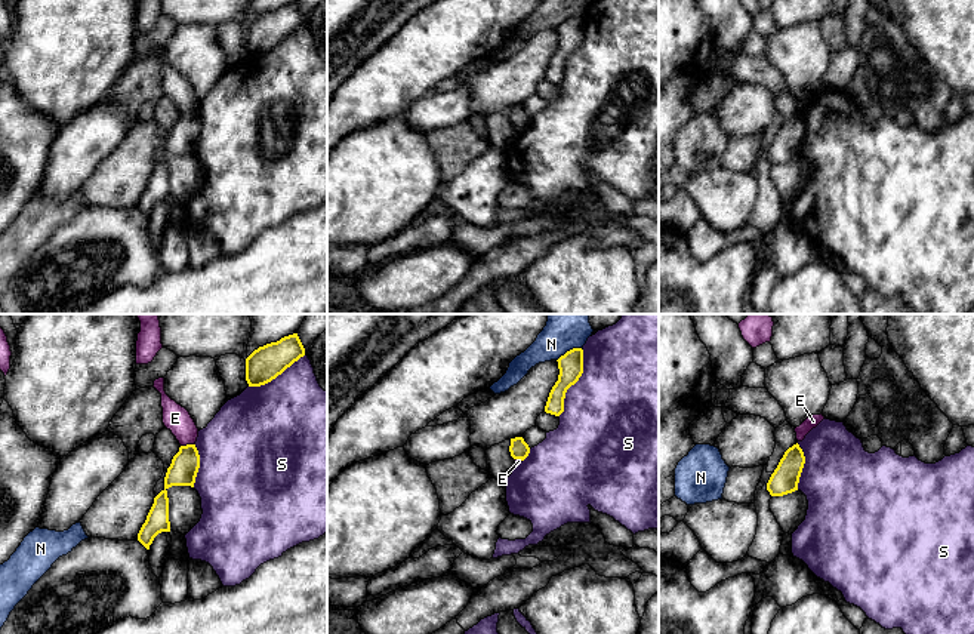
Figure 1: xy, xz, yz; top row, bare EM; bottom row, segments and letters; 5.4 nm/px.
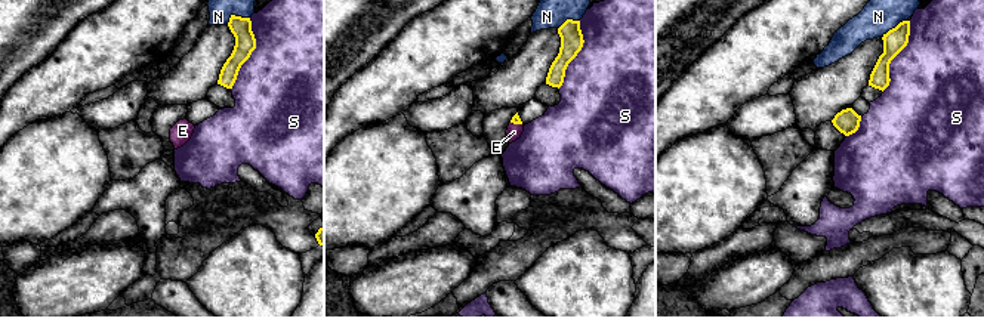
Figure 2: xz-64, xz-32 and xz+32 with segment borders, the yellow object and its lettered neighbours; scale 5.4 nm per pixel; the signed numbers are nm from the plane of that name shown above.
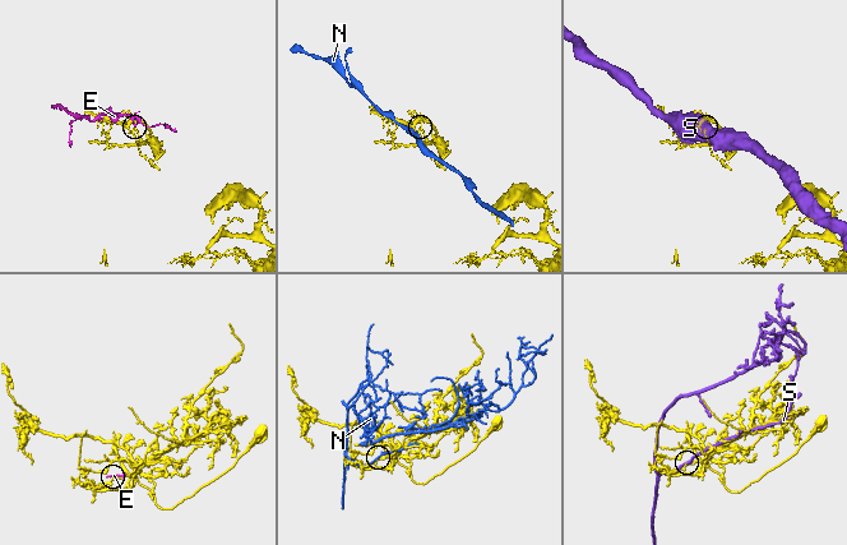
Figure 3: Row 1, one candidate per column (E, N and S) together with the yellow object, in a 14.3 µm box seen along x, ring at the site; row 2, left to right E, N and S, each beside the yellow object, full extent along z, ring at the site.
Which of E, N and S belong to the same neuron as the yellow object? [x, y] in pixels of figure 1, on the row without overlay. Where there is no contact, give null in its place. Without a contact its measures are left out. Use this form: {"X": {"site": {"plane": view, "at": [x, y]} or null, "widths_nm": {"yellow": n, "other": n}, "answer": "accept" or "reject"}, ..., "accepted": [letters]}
{"E": {"site": {"plane": "xy", "at": [187, 113]}, "widths_nm": {"yellow": 160, "other": 140}, "answer": "reject"}, "N": {"site": {"plane": "xz", "at": [570, 18]}, "widths_nm": {"yellow": 140, "other": 160}, "answer": "reject"}, "S": {"site": {"plane": "xz", "at": [575, 51]}, "widths_nm": {"yellow": 140, "other": 500}, "answer": "reject"}, "accepted": []}

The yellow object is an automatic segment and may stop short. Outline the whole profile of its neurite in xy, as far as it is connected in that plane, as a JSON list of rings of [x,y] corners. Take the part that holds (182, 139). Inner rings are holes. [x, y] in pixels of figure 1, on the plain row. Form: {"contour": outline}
{"contour": [[[195,113],[181,114],[167,136],[164,157],[154,166],[147,188],[138,201],[138,209],[147,218],[150,218],[150,213],[158,201],[170,200],[167,157],[172,154],[194,156],[198,136],[200,123]]]}

